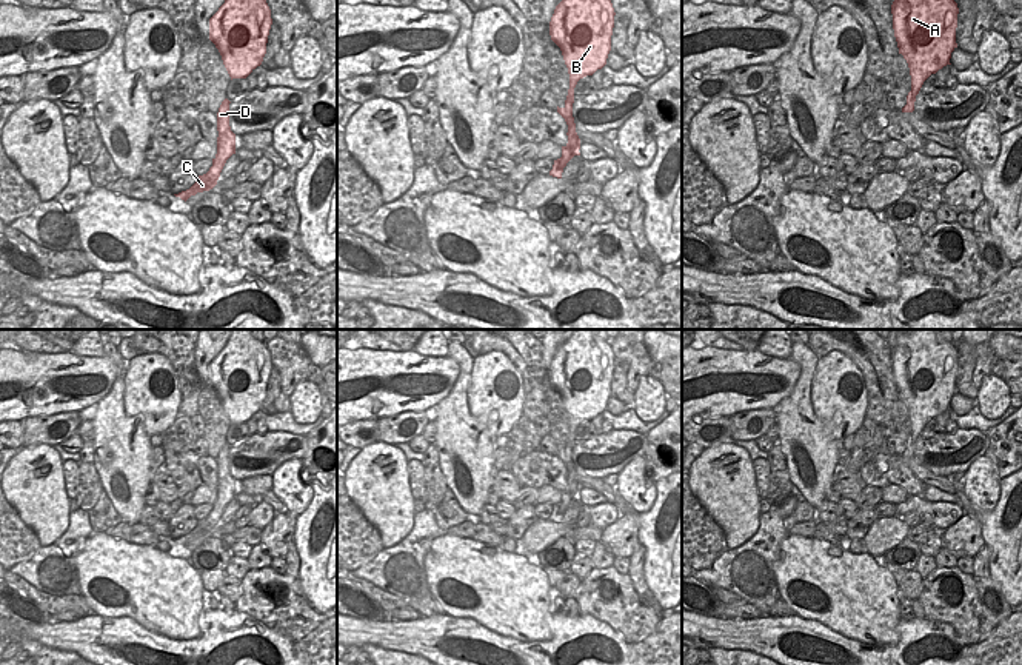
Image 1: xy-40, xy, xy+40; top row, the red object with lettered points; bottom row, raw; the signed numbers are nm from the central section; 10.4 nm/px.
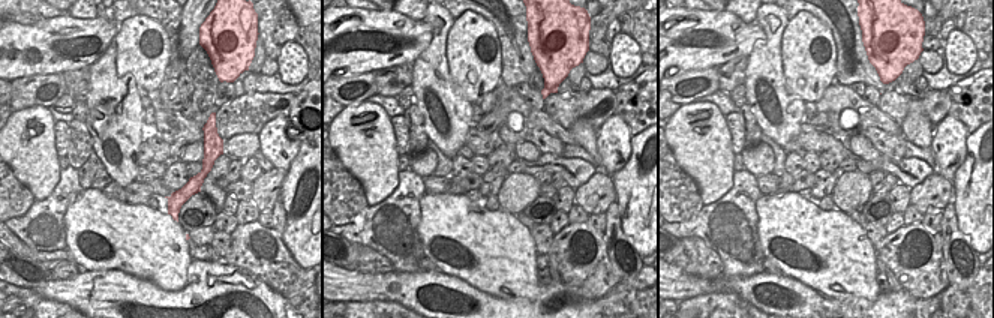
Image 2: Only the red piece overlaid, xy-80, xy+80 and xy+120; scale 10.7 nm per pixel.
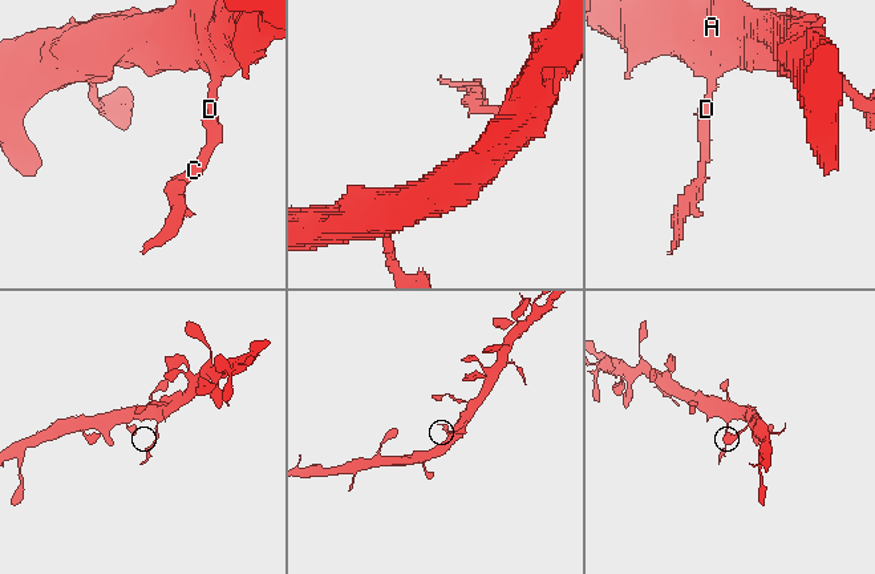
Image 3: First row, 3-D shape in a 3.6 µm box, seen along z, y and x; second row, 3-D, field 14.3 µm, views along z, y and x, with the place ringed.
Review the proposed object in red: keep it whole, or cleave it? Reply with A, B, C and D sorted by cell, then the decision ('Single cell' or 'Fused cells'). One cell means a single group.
Groups: A B / C D. Fused cells

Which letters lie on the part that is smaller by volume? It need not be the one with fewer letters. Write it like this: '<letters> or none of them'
C, D

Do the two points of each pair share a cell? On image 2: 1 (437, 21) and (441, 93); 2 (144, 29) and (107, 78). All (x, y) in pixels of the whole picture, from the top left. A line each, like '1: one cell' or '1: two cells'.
1: one cell
2: two cells

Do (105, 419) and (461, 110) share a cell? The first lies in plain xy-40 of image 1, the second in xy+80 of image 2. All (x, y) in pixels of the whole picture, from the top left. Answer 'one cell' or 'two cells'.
one cell

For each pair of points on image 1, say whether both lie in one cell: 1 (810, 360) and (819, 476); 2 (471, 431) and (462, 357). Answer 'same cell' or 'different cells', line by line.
1: same cell
2: same cell

